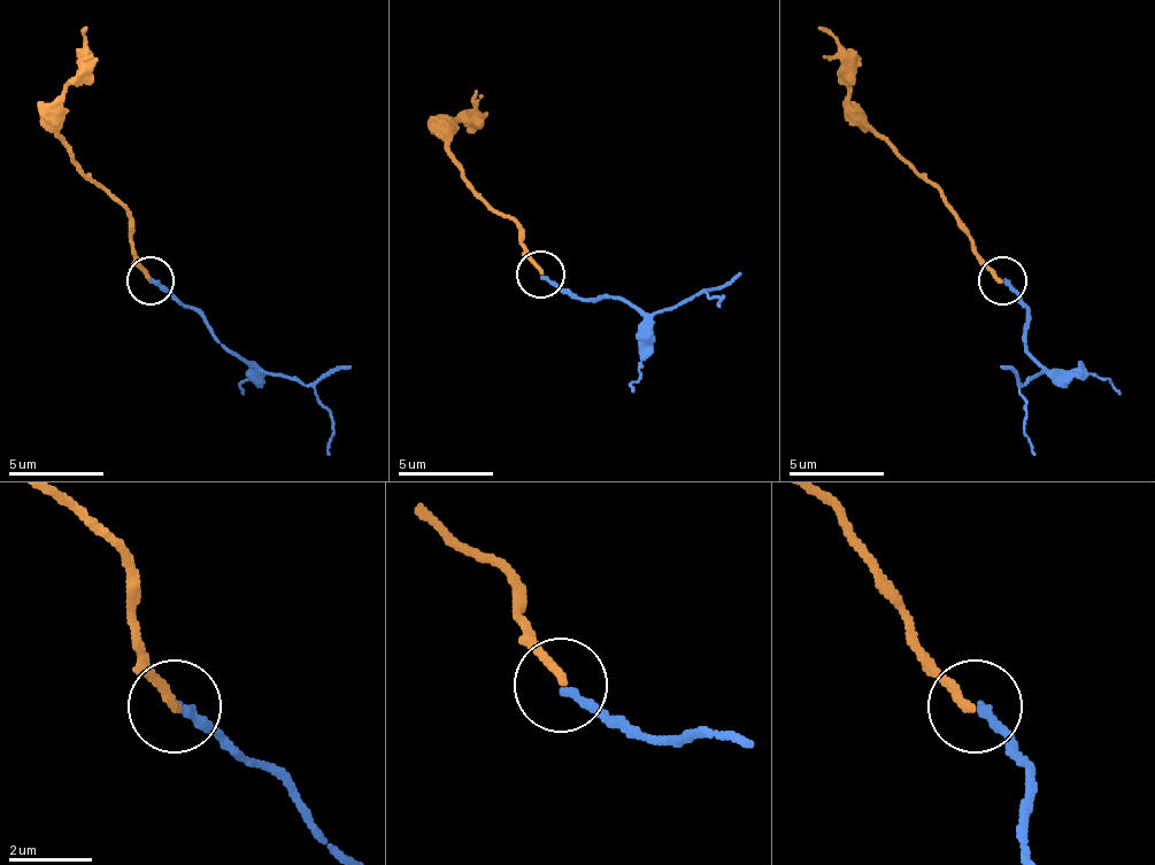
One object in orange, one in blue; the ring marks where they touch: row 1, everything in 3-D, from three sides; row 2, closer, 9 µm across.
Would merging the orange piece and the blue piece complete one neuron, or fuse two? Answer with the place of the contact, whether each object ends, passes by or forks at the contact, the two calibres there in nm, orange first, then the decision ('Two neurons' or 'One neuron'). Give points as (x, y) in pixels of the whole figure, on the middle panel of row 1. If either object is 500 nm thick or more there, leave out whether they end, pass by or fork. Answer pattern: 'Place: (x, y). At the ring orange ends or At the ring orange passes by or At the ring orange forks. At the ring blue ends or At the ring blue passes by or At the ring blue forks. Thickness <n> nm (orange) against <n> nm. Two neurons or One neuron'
Place: (540, 275). At the ring orange ends. At the ring blue ends. Thickness 200 nm (orange) against 200 nm. Two neurons

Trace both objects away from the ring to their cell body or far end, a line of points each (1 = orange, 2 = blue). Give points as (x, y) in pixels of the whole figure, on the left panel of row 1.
1: (152, 282), (132, 253), (132, 215), (75, 162), (61, 133), (84, 29)
2: (152, 282), (190, 306), (228, 348), (261, 372), (280, 372), (314, 391), (333, 419), (328, 453)

